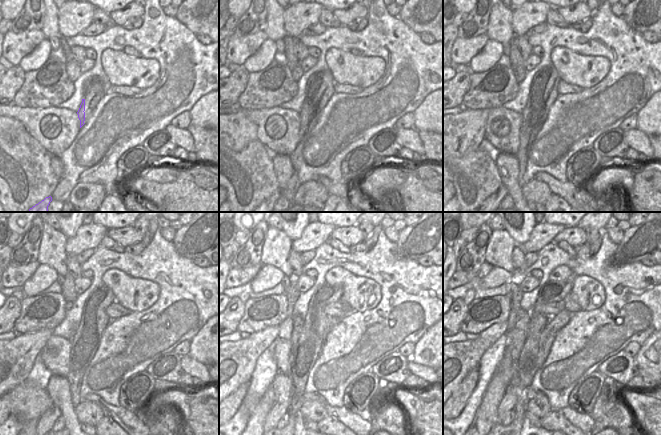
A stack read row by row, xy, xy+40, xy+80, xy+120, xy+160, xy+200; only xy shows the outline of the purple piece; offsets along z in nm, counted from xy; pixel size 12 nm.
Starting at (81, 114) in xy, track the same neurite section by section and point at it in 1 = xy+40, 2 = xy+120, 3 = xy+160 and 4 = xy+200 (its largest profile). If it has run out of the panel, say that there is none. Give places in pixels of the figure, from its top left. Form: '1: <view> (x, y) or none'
1: xy+40 (304, 114)
2: xy+120 (76, 352)
3: xy+160 (297, 357)
4: xy+200 (521, 380)

